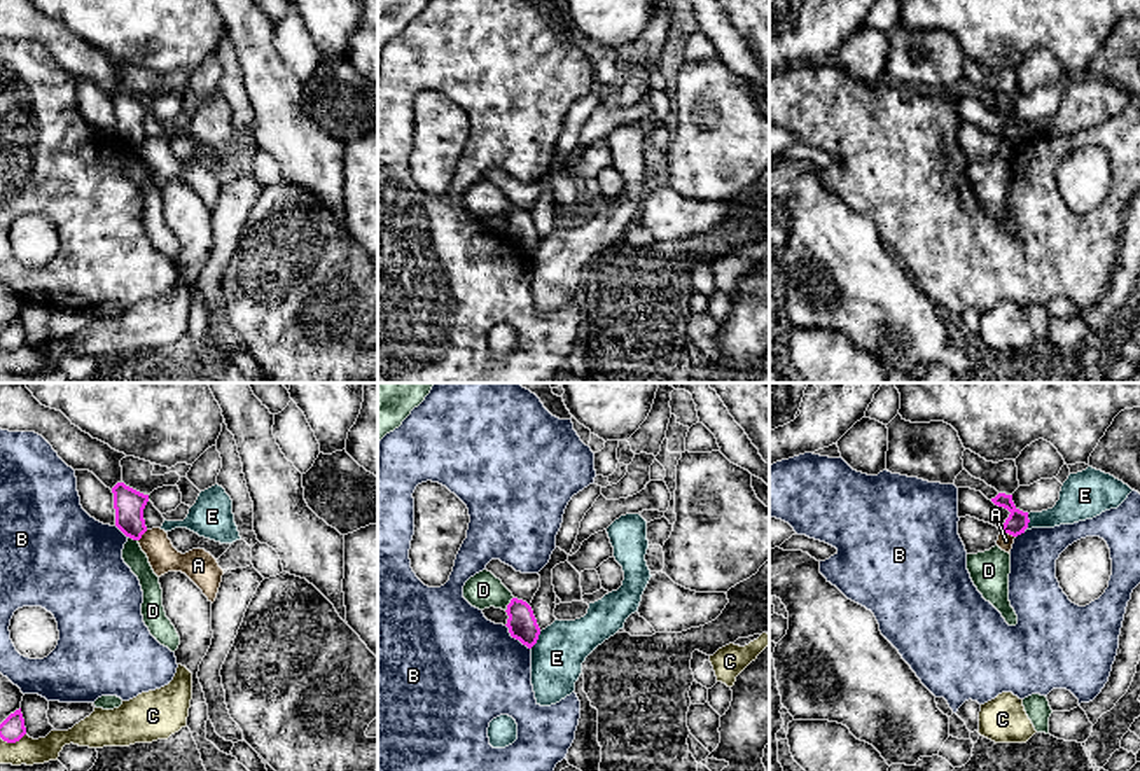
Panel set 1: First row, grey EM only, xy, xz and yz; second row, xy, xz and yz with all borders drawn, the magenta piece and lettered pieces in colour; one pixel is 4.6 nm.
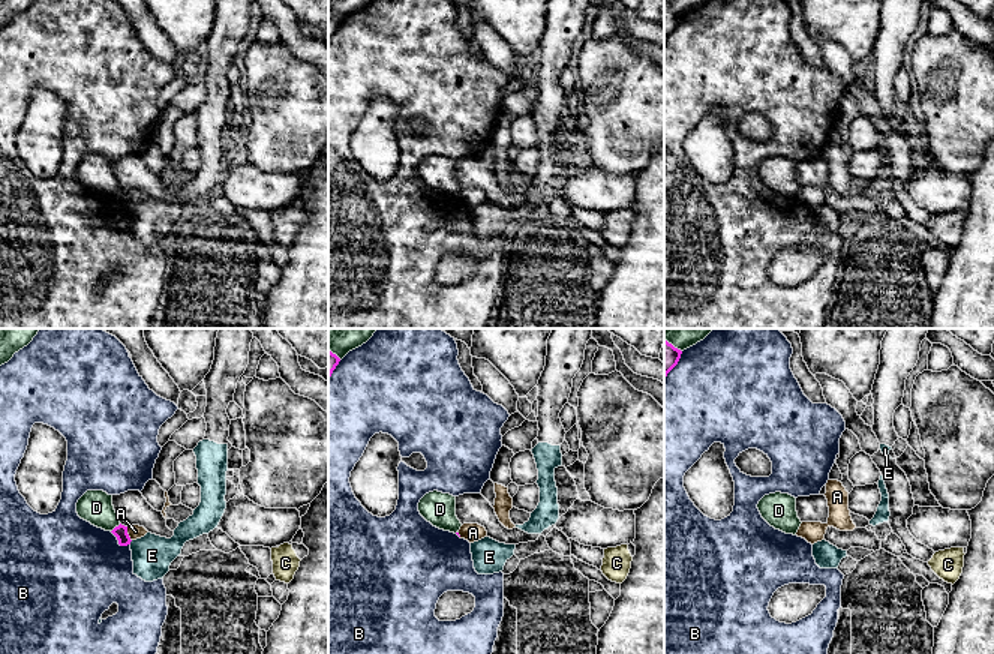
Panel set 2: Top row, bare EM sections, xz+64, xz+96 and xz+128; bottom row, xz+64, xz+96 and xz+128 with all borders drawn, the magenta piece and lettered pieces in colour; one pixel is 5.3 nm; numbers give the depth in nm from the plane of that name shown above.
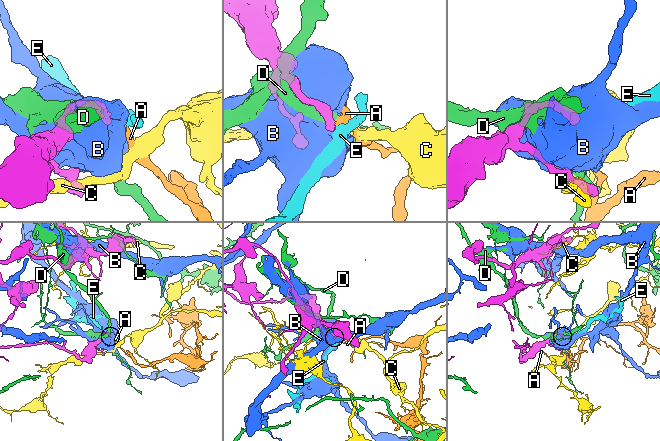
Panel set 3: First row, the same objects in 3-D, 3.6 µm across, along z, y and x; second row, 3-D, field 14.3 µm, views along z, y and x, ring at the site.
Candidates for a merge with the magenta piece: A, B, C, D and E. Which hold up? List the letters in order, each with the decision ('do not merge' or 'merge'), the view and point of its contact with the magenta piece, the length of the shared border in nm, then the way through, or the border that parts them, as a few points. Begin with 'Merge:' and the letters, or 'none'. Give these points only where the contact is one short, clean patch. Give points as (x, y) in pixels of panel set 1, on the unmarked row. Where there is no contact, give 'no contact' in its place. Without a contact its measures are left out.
Merge: none
A: do not merge; contact yz (1007, 140); length 80 nm; border yz (1000, 140), (1014, 145)
B: do not merge; contact xz (516, 247); length 170 nm
C: do not merge; contact xy (13, 350); length 120 nm; border xy (25, 341), (14, 350), (0, 347)
D: do not merge; contact xz (509, 212); length 80 nm
E: do not merge; contact xz (537, 247); length 90 nm; border xz (541, 240), (530, 256)

